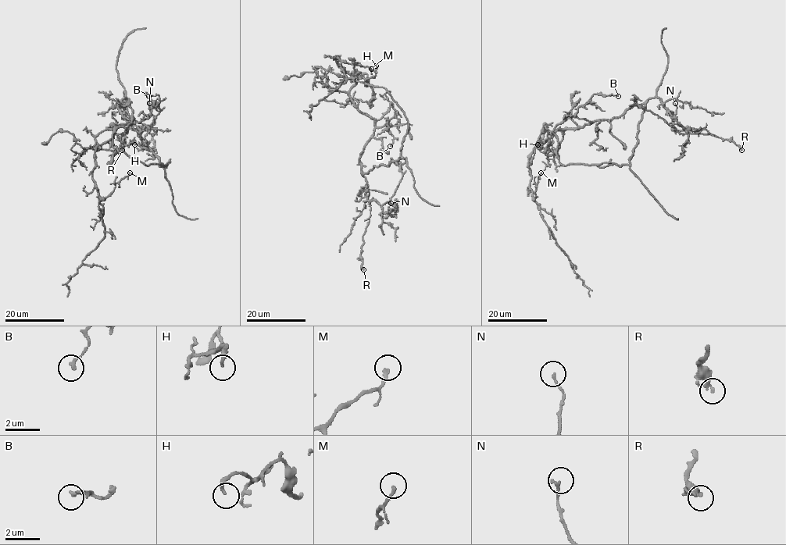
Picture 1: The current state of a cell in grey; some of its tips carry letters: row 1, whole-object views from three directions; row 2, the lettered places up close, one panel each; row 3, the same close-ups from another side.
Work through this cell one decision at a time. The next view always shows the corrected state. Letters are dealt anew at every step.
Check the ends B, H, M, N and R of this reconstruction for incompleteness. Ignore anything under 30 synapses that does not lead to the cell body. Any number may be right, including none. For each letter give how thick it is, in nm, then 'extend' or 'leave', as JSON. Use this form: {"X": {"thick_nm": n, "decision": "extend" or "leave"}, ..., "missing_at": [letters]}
{"B": {"thick_nm": 190, "decision": "leave"}, "H": {"thick_nm": 200, "decision": "leave"}, "M": {"thick_nm": 170, "decision": "leave"}, "N": {"thick_nm": 140, "decision": "leave"}, "R": {"thick_nm": 280, "decision": "leave"}, "missing_at": []}

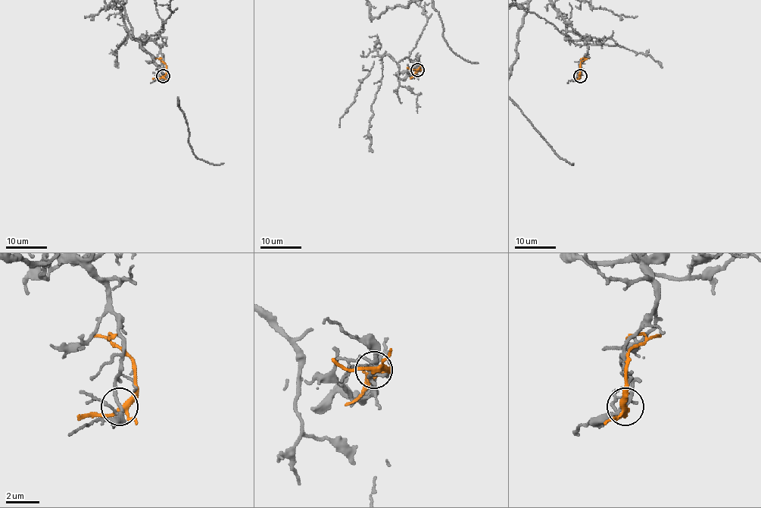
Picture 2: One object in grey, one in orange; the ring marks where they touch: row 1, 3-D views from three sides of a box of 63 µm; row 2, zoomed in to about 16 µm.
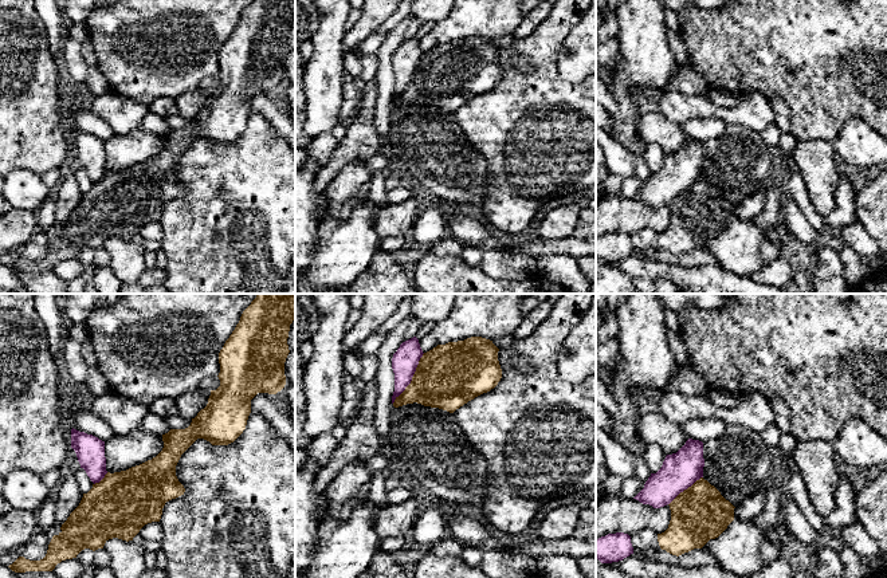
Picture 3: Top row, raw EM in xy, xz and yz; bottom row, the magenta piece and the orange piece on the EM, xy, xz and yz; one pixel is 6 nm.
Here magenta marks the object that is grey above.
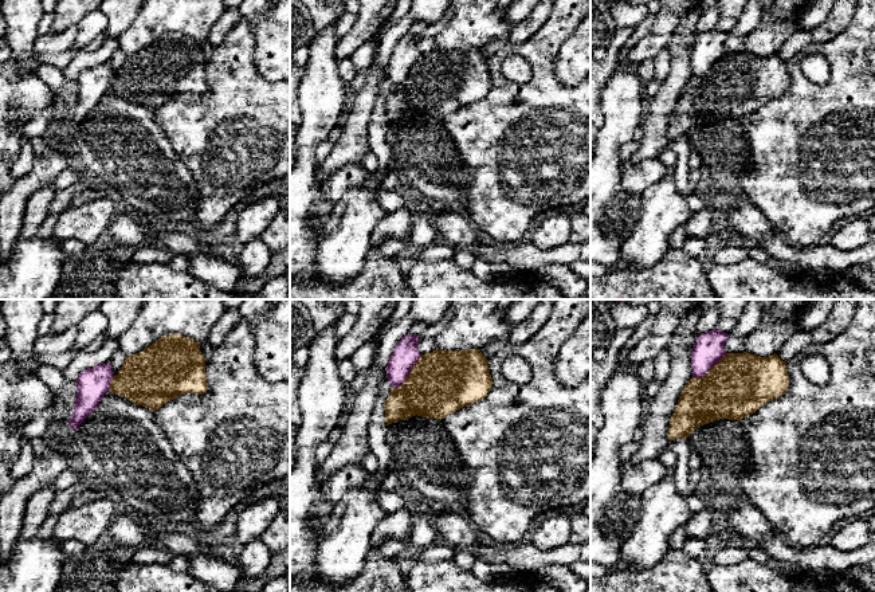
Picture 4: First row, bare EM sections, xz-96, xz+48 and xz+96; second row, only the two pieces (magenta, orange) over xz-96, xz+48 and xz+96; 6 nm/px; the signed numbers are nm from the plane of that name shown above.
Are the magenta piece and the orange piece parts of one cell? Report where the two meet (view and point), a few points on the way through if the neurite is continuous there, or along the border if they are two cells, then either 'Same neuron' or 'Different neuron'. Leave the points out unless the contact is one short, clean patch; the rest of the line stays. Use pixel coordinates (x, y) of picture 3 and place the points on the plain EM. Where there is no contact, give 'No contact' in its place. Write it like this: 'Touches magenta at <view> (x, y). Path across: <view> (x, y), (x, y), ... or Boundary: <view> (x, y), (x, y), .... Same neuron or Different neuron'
Touches magenta at xz (411, 78). Different neuron

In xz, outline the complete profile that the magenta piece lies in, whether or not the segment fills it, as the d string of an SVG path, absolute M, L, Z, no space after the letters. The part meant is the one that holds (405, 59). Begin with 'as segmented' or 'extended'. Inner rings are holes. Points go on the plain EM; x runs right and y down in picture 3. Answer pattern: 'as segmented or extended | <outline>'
as segmented | M416 36L403 42L393 54L392 68L395 72L395 91L392 95L392 103L411 83L423 54L424 52Z

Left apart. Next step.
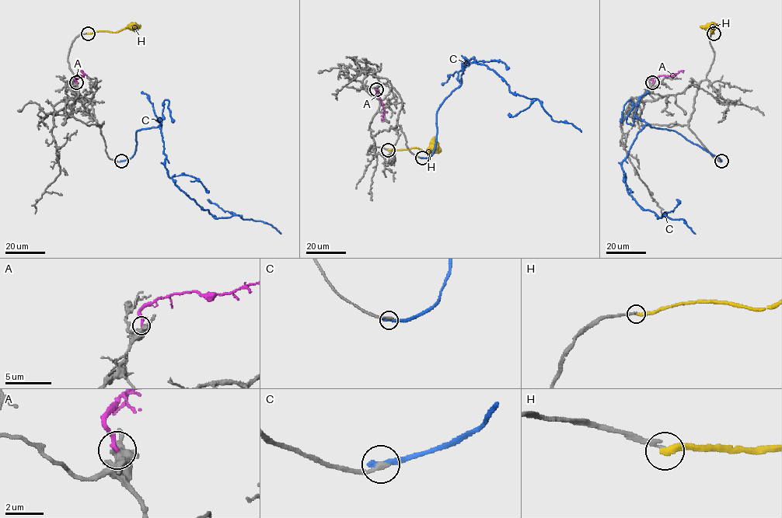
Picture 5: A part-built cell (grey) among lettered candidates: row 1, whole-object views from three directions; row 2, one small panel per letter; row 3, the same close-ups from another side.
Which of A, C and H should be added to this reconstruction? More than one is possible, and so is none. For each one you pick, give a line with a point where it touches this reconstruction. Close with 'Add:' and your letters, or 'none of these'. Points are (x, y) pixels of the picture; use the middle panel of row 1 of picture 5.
Add: none of these

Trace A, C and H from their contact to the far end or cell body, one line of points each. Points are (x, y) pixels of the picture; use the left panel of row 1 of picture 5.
A: (75, 82), (77, 76), (84, 74), (81, 71)
C: (121, 161), (134, 153), (137, 130), (160, 123), (165, 167), (176, 186), (214, 217), (239, 215), (281, 234)
H: (88, 33), (98, 31), (117, 32), (134, 26)

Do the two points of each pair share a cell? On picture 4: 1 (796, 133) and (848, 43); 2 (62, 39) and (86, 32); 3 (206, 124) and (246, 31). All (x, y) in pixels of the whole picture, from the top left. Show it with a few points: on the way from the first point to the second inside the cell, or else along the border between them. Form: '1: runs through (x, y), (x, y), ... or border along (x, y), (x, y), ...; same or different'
1: runs through (819, 110), (847, 82), (847, 66); same
2: border along (77, 26), (77, 38), (70, 47); different
3: runs through (228, 101), (234, 95), (234, 71), (238, 54); same

